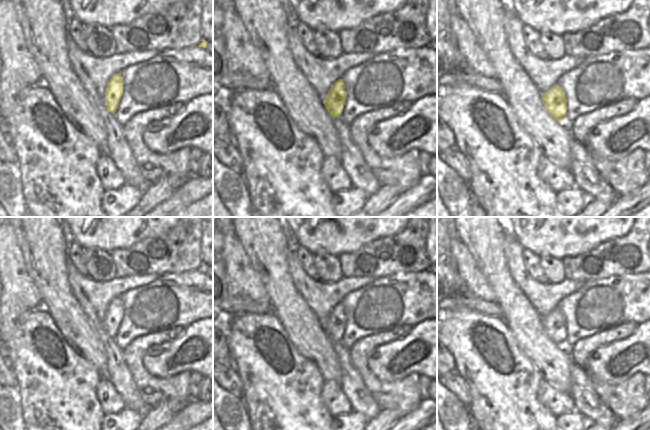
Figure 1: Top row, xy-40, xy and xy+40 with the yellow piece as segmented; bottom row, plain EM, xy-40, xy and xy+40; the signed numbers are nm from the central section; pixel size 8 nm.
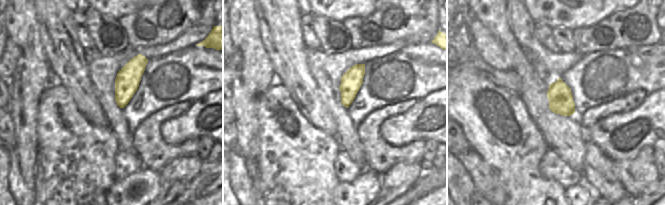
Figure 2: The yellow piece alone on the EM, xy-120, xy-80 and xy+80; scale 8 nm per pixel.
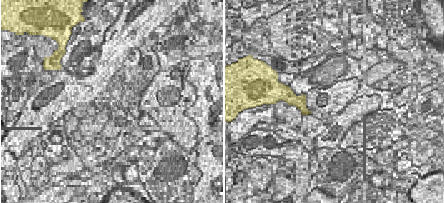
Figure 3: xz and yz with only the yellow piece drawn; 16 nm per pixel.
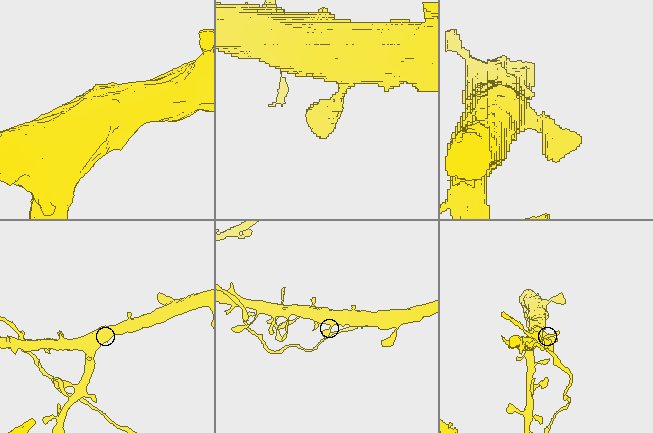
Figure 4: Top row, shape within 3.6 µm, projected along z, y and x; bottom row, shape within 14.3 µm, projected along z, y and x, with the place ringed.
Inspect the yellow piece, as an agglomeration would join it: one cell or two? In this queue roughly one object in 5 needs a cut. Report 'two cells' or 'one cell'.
one cell

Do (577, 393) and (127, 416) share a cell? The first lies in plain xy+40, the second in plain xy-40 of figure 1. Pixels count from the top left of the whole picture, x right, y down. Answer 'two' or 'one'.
two

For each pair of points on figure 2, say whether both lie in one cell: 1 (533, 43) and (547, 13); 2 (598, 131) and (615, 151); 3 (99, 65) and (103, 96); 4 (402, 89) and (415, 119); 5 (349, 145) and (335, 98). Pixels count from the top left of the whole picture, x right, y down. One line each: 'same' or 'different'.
1: different
2: same
3: same
4: different
5: same

